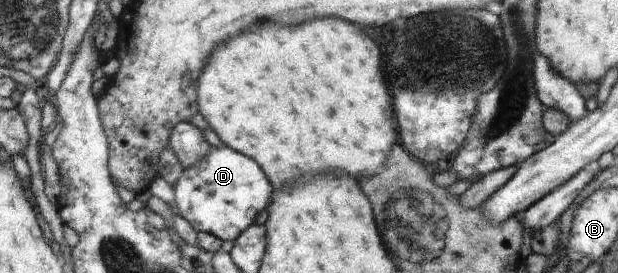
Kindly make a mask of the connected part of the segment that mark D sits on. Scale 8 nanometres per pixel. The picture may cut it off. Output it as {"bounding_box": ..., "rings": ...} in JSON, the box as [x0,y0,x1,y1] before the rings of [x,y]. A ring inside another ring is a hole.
{"bounding_box":[172,145,275,242],"rings":[[[227,145],[211,147],[208,158],[203,157],[193,168],[185,168],[181,178],[172,186],[175,206],[197,232],[217,236],[223,242],[235,242],[259,210],[265,210],[273,200],[275,192],[271,190],[267,177],[260,165],[248,155]]]}

